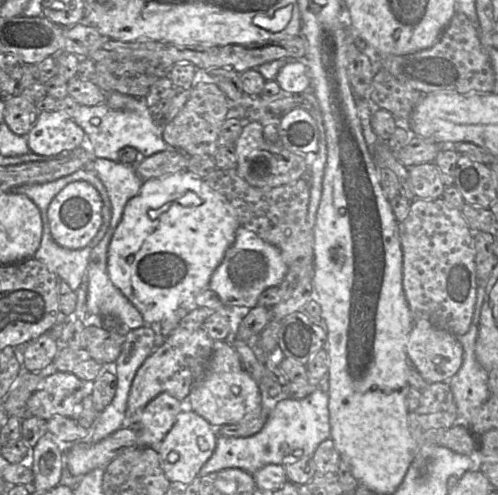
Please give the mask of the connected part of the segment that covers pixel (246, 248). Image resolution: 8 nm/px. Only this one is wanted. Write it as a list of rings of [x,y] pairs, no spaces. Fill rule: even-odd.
[[[240,225],[236,230],[234,243],[228,248],[222,262],[213,272],[209,287],[226,307],[253,308],[258,305],[258,298],[264,290],[281,284],[288,267],[275,246]]]

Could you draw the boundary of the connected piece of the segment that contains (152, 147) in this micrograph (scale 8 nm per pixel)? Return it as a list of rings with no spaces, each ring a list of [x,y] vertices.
[[[106,102],[96,106],[83,106],[82,110],[73,114],[57,106],[52,111],[67,113],[85,132],[92,146],[94,158],[104,158],[119,161],[119,151],[124,147],[136,149],[140,158],[150,157],[156,153],[166,151],[170,147],[162,137],[162,129],[149,111],[114,110]]]

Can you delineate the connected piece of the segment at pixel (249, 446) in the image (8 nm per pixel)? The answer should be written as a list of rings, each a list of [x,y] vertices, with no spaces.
[[[327,376],[317,386],[312,393],[302,399],[279,400],[261,430],[252,436],[218,435],[213,454],[203,465],[198,476],[206,476],[226,468],[239,468],[253,475],[268,464],[285,465],[302,457],[313,458],[319,444],[331,437]]]

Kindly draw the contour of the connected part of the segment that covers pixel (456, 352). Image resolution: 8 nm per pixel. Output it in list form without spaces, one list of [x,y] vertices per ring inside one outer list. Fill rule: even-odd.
[[[420,319],[410,331],[407,357],[427,382],[449,382],[461,366],[463,348],[455,335]]]

